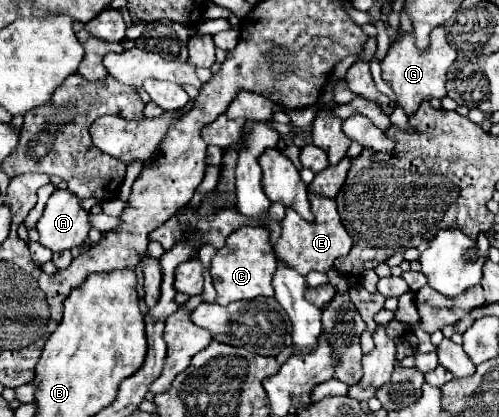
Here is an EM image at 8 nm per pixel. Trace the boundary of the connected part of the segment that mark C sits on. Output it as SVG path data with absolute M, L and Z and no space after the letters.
M243 226L237 232L233 232L227 238L227 244L217 250L217 254L211 258L211 276L213 286L217 290L217 302L221 306L227 306L235 300L253 300L259 296L273 296L273 274L277 268L277 258L273 254L271 238L263 228L251 228Z

